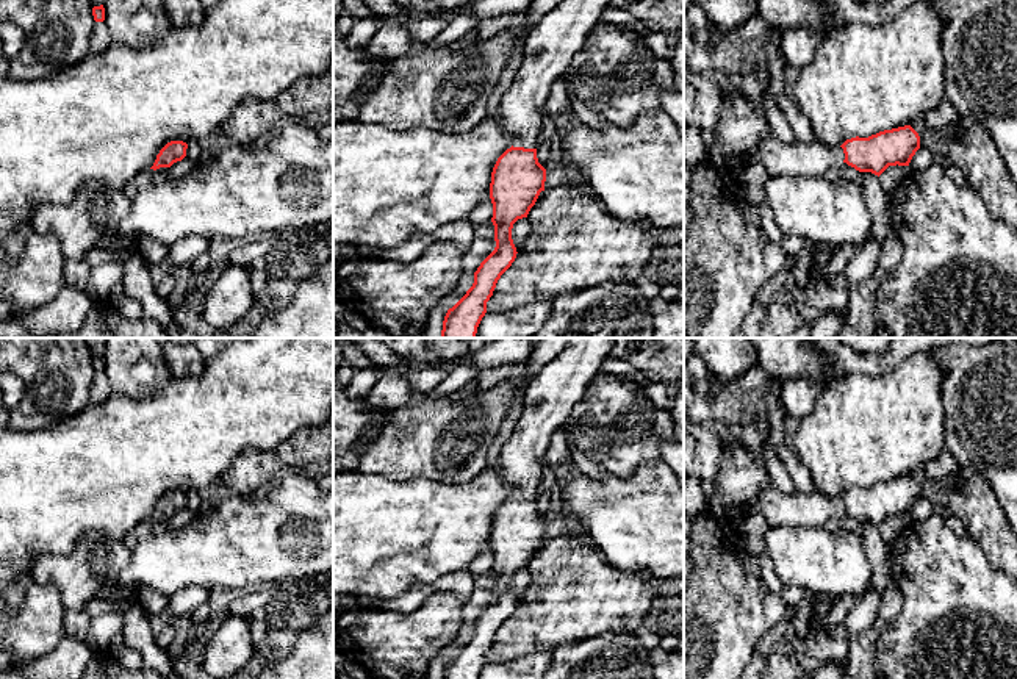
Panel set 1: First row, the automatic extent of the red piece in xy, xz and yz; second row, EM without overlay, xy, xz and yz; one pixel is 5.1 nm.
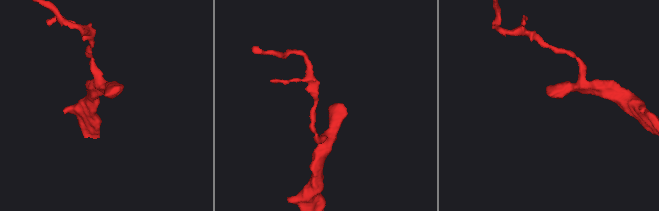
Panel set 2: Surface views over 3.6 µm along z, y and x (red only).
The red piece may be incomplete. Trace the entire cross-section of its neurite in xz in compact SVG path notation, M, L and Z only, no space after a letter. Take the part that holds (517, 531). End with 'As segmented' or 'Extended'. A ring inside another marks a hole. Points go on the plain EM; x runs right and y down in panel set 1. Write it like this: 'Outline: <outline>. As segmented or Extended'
Outline: M568 338L565 349L527 383L519 408L516 427L501 449L499 469L513 488L513 496L496 512L491 523L490 549L493 554L494 601L474 623L474 634L466 645L447 660L443 679L477 679L487 663L487 652L493 646L498 630L516 609L512 579L518 569L527 568L541 541L544 541L546 519L537 508L537 491L541 482L544 452L552 433L563 427L574 407L584 399L599 368L612 355L615 338Z. Extended

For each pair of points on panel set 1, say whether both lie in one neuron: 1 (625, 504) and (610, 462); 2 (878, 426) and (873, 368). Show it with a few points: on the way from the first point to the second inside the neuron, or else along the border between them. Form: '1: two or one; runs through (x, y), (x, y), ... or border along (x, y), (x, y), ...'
1: two; border along (650, 462), (628, 476), (587, 476), (579, 471)
2: two; border along (906, 359), (887, 373), (847, 374), (837, 379)

